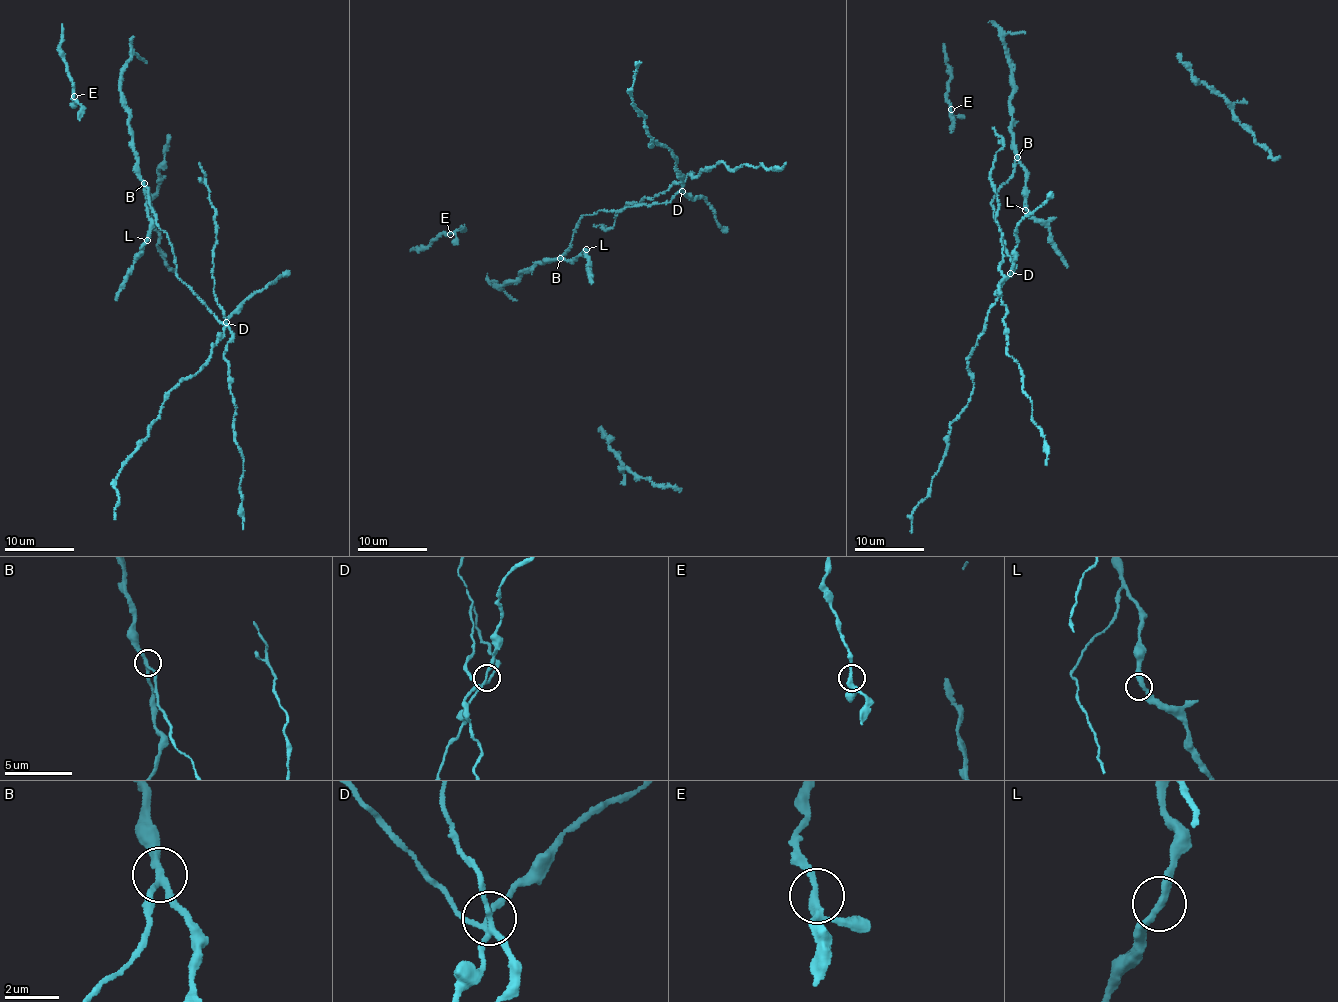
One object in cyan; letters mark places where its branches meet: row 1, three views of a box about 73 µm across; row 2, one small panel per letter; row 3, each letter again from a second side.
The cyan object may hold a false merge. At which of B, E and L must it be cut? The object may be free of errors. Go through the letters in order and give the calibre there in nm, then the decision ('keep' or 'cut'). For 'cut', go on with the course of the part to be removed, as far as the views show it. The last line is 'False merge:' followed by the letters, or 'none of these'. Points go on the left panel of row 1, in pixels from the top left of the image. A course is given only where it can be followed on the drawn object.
B: 240 nm | cut | (144, 183), (176, 275), (225, 327), (209, 361), (162, 403), (149, 436), (120, 471), (115, 519)
E: 240 nm | keep
L: 280 nm | keep
False merge: B

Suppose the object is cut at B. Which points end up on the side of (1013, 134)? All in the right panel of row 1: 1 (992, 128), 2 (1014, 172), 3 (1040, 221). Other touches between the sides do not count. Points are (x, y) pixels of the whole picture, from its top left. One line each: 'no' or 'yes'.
1: no
2: no
3: yes

